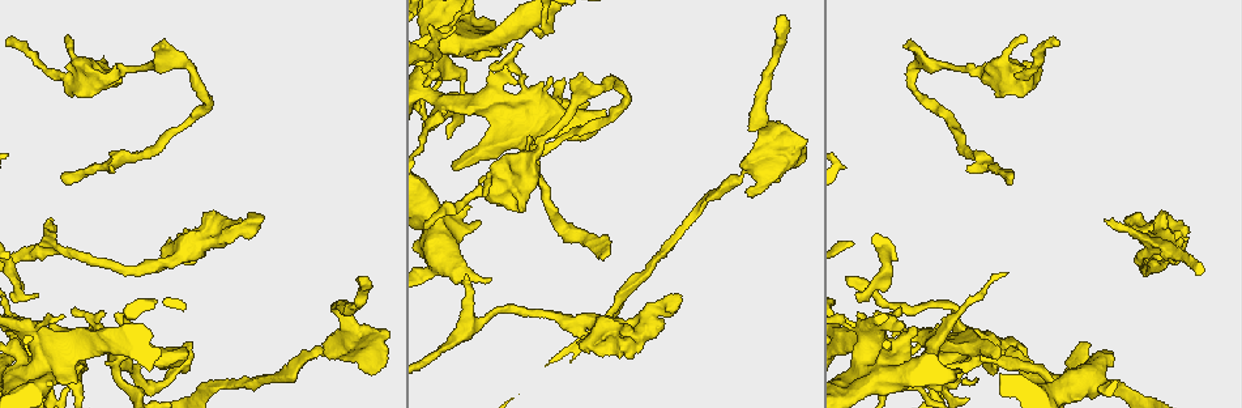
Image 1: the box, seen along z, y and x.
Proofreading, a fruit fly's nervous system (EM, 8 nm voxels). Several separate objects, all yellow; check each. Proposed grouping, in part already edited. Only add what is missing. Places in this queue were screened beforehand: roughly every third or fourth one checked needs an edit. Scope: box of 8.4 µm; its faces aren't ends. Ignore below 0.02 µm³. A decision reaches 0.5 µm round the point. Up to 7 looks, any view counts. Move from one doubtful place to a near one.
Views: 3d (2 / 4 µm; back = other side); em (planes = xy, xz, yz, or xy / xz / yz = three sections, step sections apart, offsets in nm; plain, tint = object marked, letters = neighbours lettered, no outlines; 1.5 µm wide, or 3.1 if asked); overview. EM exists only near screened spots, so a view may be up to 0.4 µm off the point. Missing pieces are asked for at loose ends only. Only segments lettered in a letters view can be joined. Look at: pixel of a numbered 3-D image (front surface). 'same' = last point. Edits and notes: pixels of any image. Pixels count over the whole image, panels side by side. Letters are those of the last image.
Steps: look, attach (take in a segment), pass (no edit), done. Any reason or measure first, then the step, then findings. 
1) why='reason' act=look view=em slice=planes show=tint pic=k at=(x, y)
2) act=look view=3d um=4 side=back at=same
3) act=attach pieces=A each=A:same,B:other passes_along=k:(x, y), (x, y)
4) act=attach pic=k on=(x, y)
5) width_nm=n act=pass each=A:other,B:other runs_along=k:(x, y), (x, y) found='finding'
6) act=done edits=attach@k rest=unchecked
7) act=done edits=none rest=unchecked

why='tapers out' act=look view=em slice=planes show=tint pic=1 at=(64, 40)

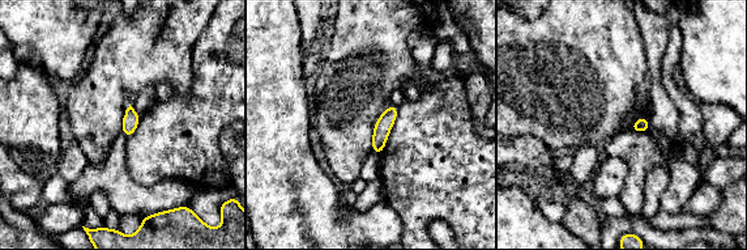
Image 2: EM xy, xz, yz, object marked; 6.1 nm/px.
why='see the neighbours' act=look view=em slice=planes show=letters at=same

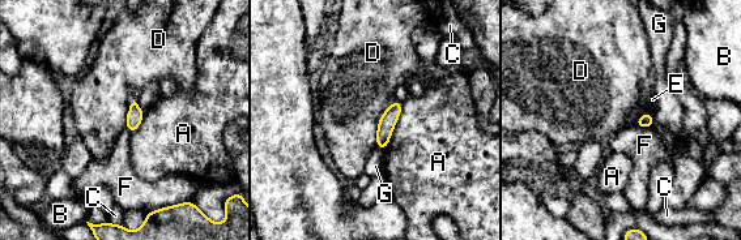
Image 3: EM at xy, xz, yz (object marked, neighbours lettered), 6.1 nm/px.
width_nm=90 act=pass each=A:other,B:other,C:other,D:other,E:other,F:other,G:other border=3:(395, 101), (378, 121), (375, 146) found='no lettered segment goes on from it'

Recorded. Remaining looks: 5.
why='an open end' act=look view=3d um=2 pic=1 at=(682, 296)

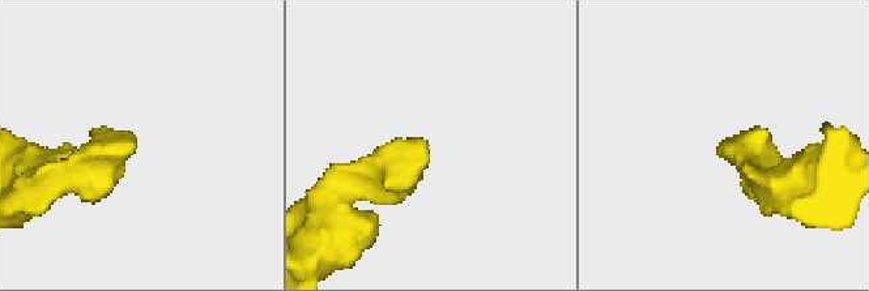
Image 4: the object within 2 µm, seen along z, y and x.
why='shape alone is not enough' act=look view=em slice=yz step=4 show=tint pic=4 at=(718, 149)

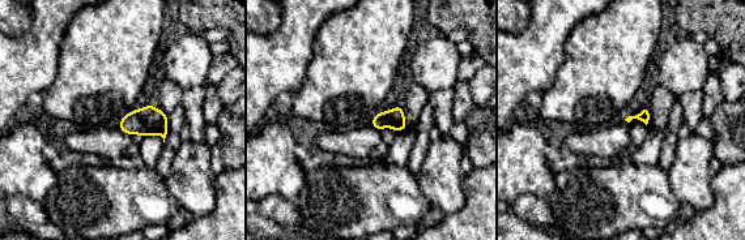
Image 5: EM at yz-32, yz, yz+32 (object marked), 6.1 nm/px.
act=look view=em slice=xz step=8 show=letters at=same

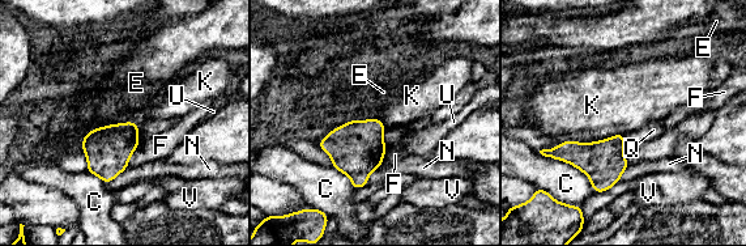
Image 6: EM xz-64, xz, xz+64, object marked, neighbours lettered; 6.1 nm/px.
act=pass each=C:other,E:other,F:other,K:other,N:other,Q:other,U:other,V:other border=6:(625, 134), (592, 141), (568, 140) found='none of them fits'

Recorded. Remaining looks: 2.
why='stops while still wide' act=look view=em slice=planes show=letters pic=1 at=(602, 111)

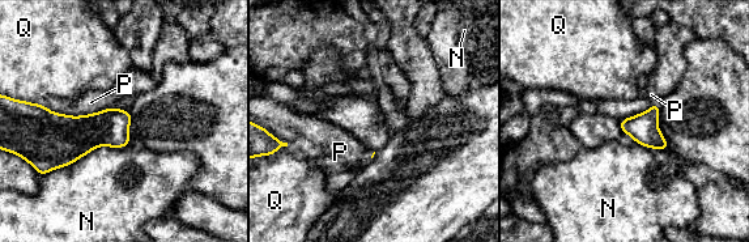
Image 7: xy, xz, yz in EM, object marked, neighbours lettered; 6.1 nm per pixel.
act=pass each=N:other,P:other,Q:other border=7:(130, 144), (96, 147), (49, 172) found='none of them fits'

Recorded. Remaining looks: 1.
act=done edits=none rest=unchecked

